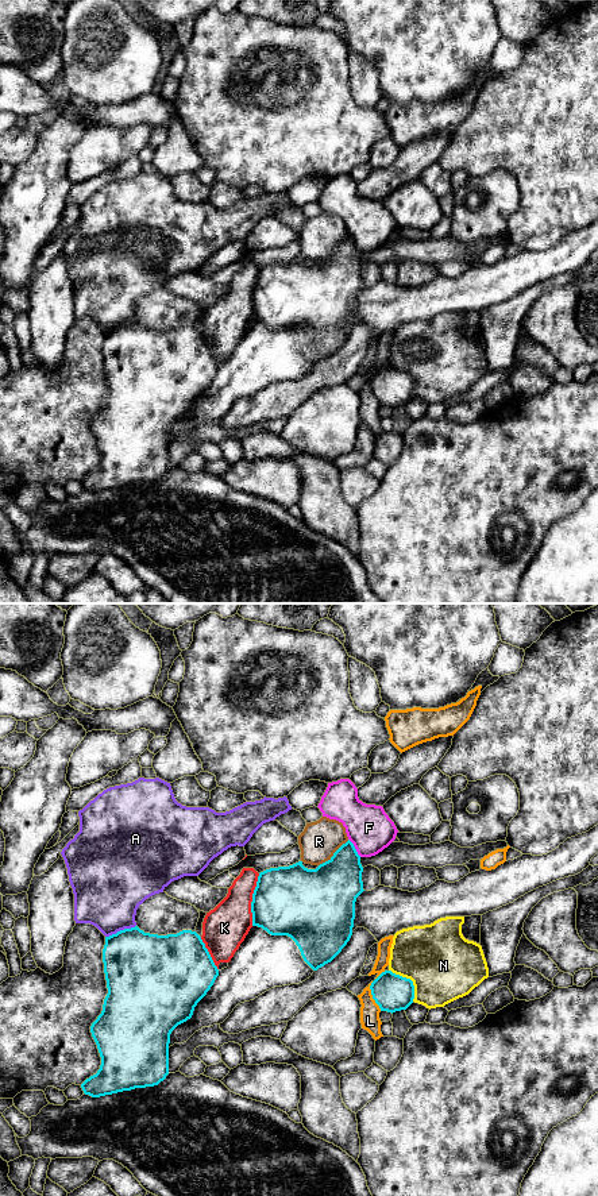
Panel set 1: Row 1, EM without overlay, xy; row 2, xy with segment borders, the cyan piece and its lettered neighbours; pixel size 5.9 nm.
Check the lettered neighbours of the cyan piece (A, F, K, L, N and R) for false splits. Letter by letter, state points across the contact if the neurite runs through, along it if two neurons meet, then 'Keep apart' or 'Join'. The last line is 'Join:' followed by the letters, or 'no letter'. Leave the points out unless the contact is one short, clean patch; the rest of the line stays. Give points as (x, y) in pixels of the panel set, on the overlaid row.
A: Keep apart
F: Keep apart
K: Keep apart
L: Boundary: xy (371, 982), (371, 998), (381, 1010). Keep apart
N: Boundary: xy (389, 969), (412, 982), (413, 1000). Keep apart
R: Keep apart
Join: no letter

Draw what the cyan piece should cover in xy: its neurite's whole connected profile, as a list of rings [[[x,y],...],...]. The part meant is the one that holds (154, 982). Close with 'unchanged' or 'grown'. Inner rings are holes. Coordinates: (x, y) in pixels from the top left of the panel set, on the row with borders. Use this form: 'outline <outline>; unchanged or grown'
outline [[[138,926],[105,937],[103,949],[108,994],[103,1011],[90,1026],[101,1065],[81,1088],[100,1097],[135,1088],[158,1085],[169,1075],[171,1031],[192,1018],[194,1007],[219,976],[201,937],[192,930],[158,935]]]; unchanged

